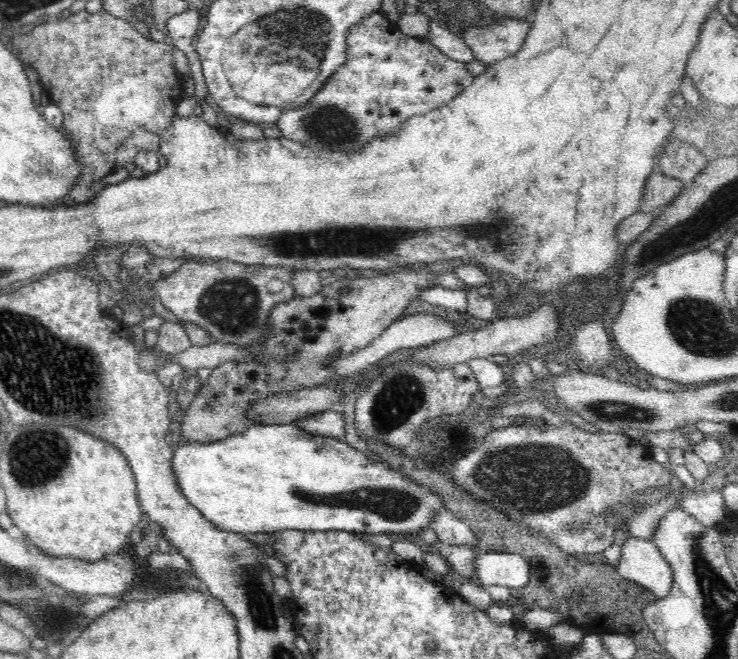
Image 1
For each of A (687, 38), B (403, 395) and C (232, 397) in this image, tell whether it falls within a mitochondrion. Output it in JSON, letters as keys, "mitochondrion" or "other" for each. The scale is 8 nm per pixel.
{"A":"other","B":"mitochondrion","C":"other"}

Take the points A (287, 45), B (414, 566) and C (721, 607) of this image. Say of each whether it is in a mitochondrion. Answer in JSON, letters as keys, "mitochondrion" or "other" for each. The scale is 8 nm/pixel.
{"A":"mitochondrion","B":"other","C":"mitochondrion"}

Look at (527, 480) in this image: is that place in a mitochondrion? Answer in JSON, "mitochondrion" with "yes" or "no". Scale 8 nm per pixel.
{"mitochondrion":"yes"}

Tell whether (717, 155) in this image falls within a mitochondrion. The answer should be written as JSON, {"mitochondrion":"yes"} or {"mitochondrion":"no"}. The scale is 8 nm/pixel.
{"mitochondrion":"no"}

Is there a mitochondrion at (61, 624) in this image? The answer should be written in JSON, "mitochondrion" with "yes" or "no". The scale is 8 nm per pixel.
{"mitochondrion":"yes"}

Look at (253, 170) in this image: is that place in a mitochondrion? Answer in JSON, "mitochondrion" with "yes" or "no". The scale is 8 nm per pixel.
{"mitochondrion":"no"}

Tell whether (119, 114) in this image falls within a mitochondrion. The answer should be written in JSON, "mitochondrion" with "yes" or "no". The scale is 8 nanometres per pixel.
{"mitochondrion":"yes"}

